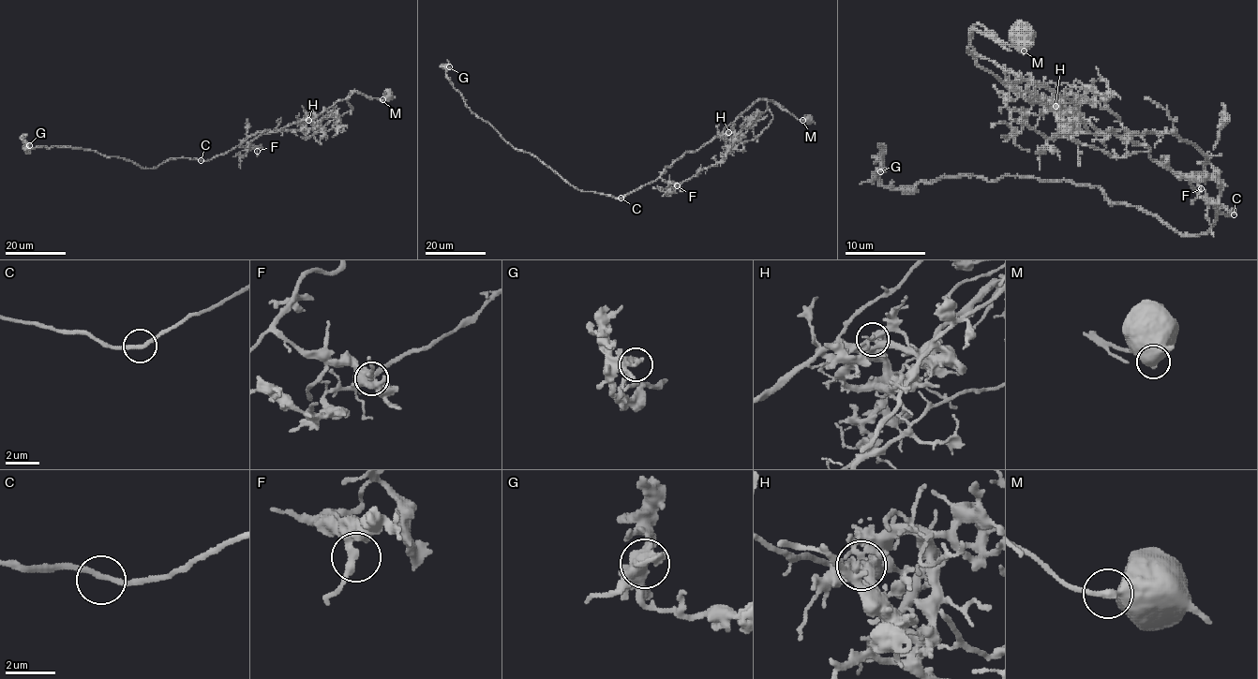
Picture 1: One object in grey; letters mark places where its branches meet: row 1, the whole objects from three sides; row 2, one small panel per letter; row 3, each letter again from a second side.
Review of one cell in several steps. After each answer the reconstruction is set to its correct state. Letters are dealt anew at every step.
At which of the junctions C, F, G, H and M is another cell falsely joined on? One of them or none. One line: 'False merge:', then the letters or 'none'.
False merge: H

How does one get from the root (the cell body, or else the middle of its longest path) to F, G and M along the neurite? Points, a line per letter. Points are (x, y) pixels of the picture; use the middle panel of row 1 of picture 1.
F: (621, 198), (658, 178), (677, 185)
G: (621, 198), (580, 191), (535, 156), (512, 147), (467, 106), (446, 73), (445, 66), (449, 66)
M: (621, 198), (654, 182), (666, 167), (685, 153), (696, 152), (712, 140), (756, 100), (771, 99), (802, 120)

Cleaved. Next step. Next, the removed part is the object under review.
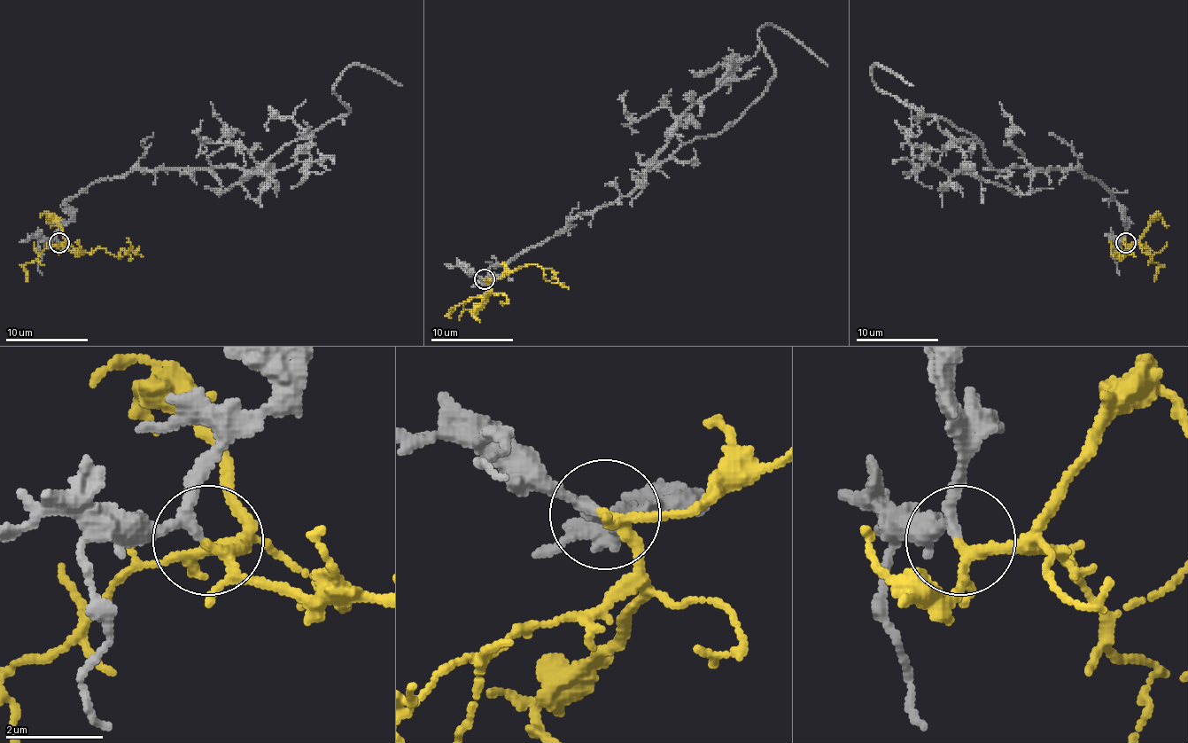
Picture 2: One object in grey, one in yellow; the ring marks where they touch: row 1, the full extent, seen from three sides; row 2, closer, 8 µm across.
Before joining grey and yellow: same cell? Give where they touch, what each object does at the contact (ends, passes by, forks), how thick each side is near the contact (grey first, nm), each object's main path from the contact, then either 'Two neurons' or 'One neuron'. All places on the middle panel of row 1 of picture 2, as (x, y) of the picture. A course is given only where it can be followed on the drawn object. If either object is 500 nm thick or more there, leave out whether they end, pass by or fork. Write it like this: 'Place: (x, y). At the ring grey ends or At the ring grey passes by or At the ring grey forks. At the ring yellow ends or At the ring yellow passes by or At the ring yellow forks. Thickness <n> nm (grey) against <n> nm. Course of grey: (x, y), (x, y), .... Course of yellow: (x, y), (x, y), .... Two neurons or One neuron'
Place: (485, 279). At the ring grey passes by. At the ring yellow forks. Thickness 190 nm (grey) against 160 nm. Course of grey: (484, 278), (613, 205), (694, 138), (726, 130), (774, 74), (764, 25), (827, 66). Course of yellow: (484, 278), (504, 277), (529, 264), (541, 269), (547, 280), (555, 283), (554, 277), (552, 278). One neuron

